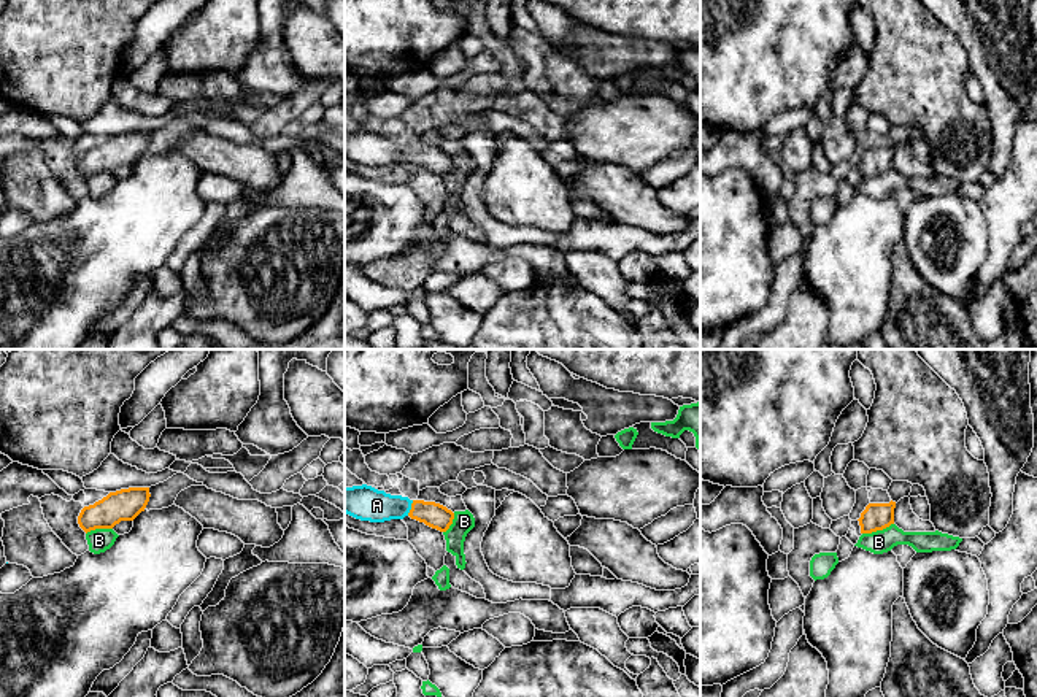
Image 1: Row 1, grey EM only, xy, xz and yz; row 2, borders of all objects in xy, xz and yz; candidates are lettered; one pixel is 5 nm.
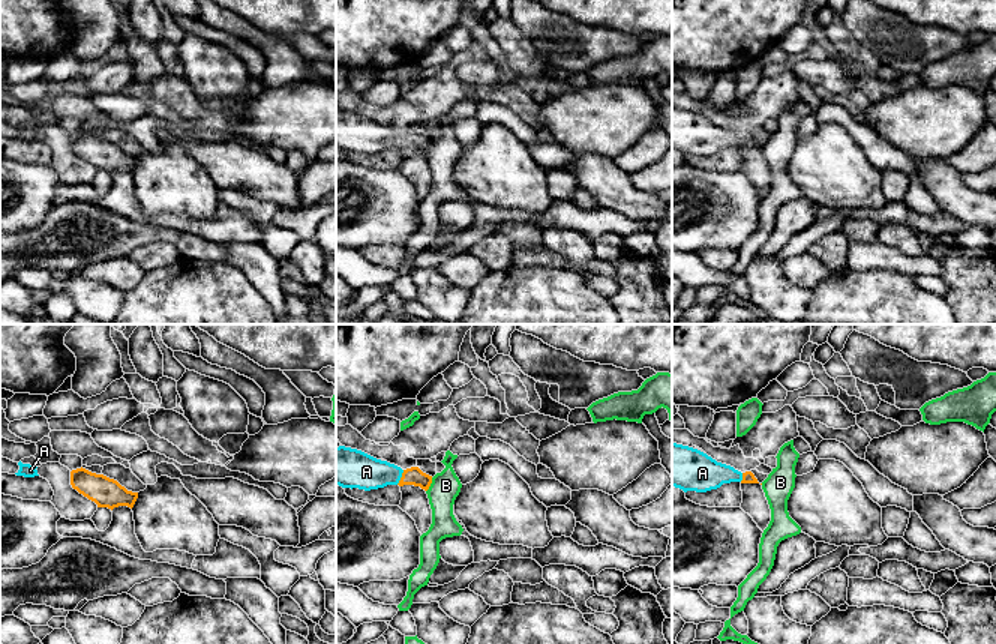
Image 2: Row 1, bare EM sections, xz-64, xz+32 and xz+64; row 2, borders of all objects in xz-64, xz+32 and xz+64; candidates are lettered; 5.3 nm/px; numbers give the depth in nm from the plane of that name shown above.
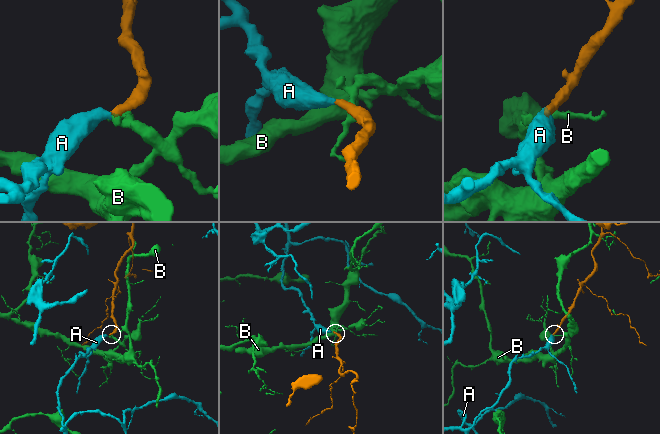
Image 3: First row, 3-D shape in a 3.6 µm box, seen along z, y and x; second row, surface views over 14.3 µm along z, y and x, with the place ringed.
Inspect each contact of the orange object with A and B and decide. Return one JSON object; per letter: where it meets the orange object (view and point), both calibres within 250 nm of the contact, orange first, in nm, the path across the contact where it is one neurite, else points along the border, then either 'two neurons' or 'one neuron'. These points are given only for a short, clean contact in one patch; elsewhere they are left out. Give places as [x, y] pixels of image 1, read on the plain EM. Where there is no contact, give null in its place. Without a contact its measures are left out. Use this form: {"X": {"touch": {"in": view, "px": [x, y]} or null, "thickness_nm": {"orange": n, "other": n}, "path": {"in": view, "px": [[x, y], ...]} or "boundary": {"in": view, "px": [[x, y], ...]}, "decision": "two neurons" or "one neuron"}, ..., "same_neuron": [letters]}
{"A": {"touch": {"in": "xz", "px": [412, 153]}, "thickness_nm": {"orange": 130, "other": 180}, "path": {"in": "xz", "px": [[434, 159], [412, 153], [377, 151], [364, 146]]}, "decision": "one neuron"}, "B": {"touch": {"in": "yz", "px": [877, 173]}, "thickness_nm": {"orange": 140, "other": 120}, "boundary": {"in": "yz", "px": [[893, 167], [863, 178]]}, "decision": "two neurons"}, "same_neuron": ["A"]}

